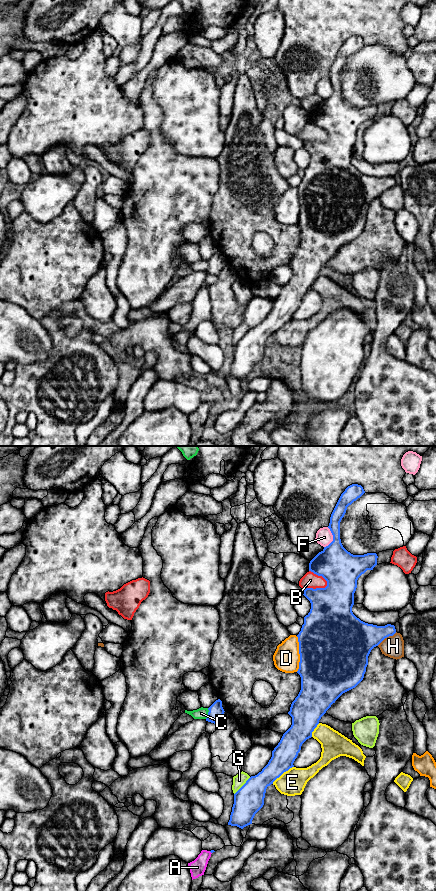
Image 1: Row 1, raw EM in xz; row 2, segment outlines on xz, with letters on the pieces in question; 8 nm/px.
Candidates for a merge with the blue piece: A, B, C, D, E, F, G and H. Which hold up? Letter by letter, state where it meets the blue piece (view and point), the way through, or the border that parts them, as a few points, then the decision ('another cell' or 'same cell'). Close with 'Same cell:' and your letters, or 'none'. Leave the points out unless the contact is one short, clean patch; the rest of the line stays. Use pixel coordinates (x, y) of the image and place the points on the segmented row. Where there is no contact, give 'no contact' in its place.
A: no contact | another cell
B: xz (316, 588) | another cell
C: xz (208, 713) | along xz (208, 708), (208, 714), (205, 718) | another cell
D: xz (299, 653) | another cell
E: xz (282, 773) | another cell
F: xz (333, 538) | another cell
G: xz (242, 786) | another cell
H: xz (386, 637) | another cell
Same cell: none

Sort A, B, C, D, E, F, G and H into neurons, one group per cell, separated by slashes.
A / B / C / D / E / F / G / H

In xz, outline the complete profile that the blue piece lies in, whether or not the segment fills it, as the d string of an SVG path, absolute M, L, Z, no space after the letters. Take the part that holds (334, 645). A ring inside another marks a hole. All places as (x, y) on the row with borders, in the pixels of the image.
M358 484L348 486L341 494L332 514L328 528L333 541L319 552L309 563L309 571L327 581L325 588L306 588L304 596L310 601L310 612L304 617L304 624L297 635L300 662L297 673L301 677L301 690L292 702L288 714L292 717L291 727L283 734L272 751L268 764L234 794L234 804L228 825L241 829L252 824L255 814L263 807L266 789L284 772L294 767L293 763L302 744L312 737L319 720L333 703L345 692L355 688L364 678L371 650L385 638L396 633L394 625L377 626L357 618L353 612L354 593L358 578L377 565L377 554L353 555L342 545L340 522L347 507L365 493Z

